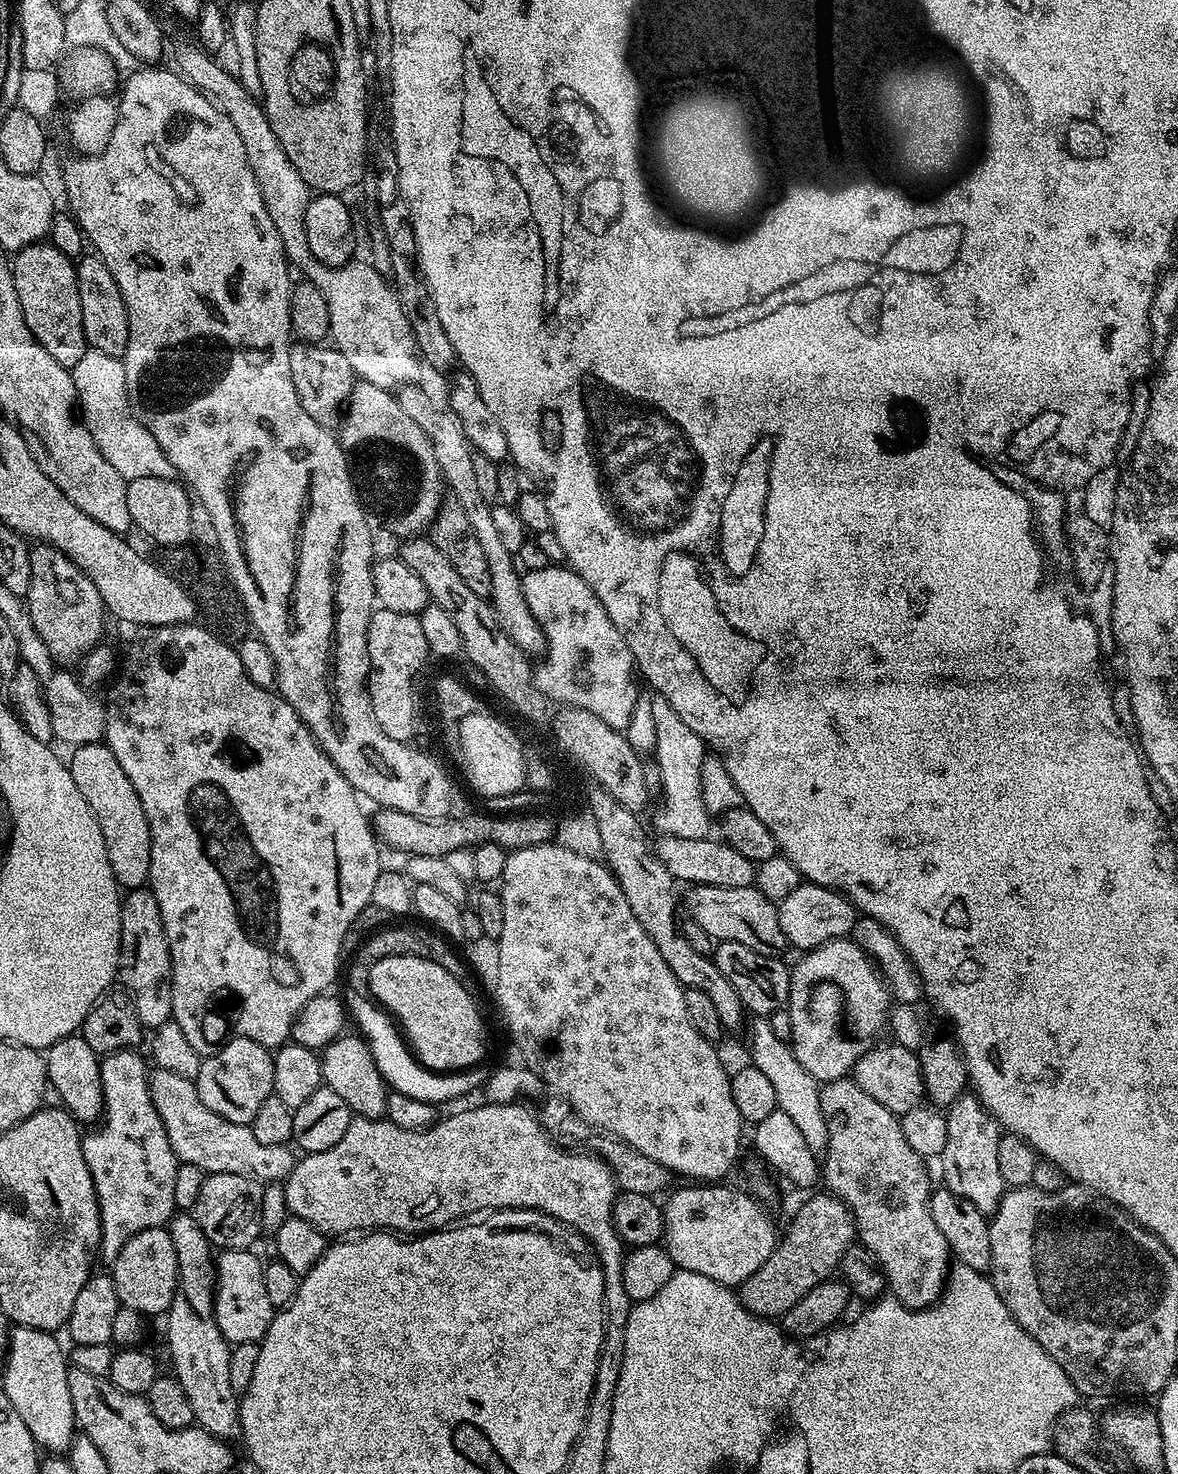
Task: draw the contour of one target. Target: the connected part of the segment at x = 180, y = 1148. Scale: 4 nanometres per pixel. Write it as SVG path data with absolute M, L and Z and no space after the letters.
M161 1070L155 1076L151 1081L152 1101L158 1110L158 1118L162 1118L162 1126L166 1126L166 1138L180 1164L198 1166L206 1174L242 1174L242 1178L258 1180L264 1186L288 1179L298 1159L288 1144L262 1146L251 1126L230 1122L222 1118L222 1114L214 1114L214 1110L202 1106L202 1098L198 1098L193 1081Z

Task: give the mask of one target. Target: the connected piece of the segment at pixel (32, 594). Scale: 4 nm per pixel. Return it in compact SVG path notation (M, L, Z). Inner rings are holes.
M40 542L30 551L30 590L26 597L26 607L30 614L30 622L34 622L34 629L46 644L57 665L79 665L84 657L101 643L100 635L104 632L104 616L106 617L102 594L98 594L98 586L90 582L84 571L53 544Z

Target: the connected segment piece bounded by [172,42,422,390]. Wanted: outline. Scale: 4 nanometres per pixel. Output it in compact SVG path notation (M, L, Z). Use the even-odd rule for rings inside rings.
M195 43L178 45L173 50L172 56L176 59L175 71L179 72L198 91L204 93L209 100L215 102L221 113L228 116L230 122L234 122L234 130L238 130L238 134L242 138L242 146L246 146L246 162L250 162L250 166L254 170L254 178L258 182L262 202L266 202L266 214L270 214L270 222L274 222L274 230L278 230L278 238L282 238L282 246L289 265L297 273L300 271L301 277L305 281L312 283L322 292L322 297L325 298L326 304L329 306L330 340L342 354L342 358L346 358L346 362L350 362L352 371L360 380L370 382L379 388L396 390L401 386L415 385L419 381L416 379L420 376L420 368L422 369L422 357L416 351L416 339L410 330L410 322L398 302L395 288L386 279L385 273L378 271L375 264L367 259L364 259L365 261L357 259L355 263L349 262L337 268L331 268L318 262L318 258L314 258L313 252L310 251L310 241L306 239L306 206L310 206L314 192L308 188L305 179L298 174L298 170L286 156L286 151L283 150L282 143L274 134L274 130L271 129L261 103L248 96L246 90L243 89L242 82L237 80L231 71L228 73L219 64L219 59L215 55L208 55Z

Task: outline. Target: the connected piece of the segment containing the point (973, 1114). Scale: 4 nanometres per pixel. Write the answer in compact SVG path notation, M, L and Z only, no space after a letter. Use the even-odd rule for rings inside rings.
M962 1094L946 1108L946 1146L938 1158L944 1175L943 1187L974 1202L978 1210L991 1214L998 1210L1006 1185L998 1166L998 1142L1002 1129L974 1094Z

